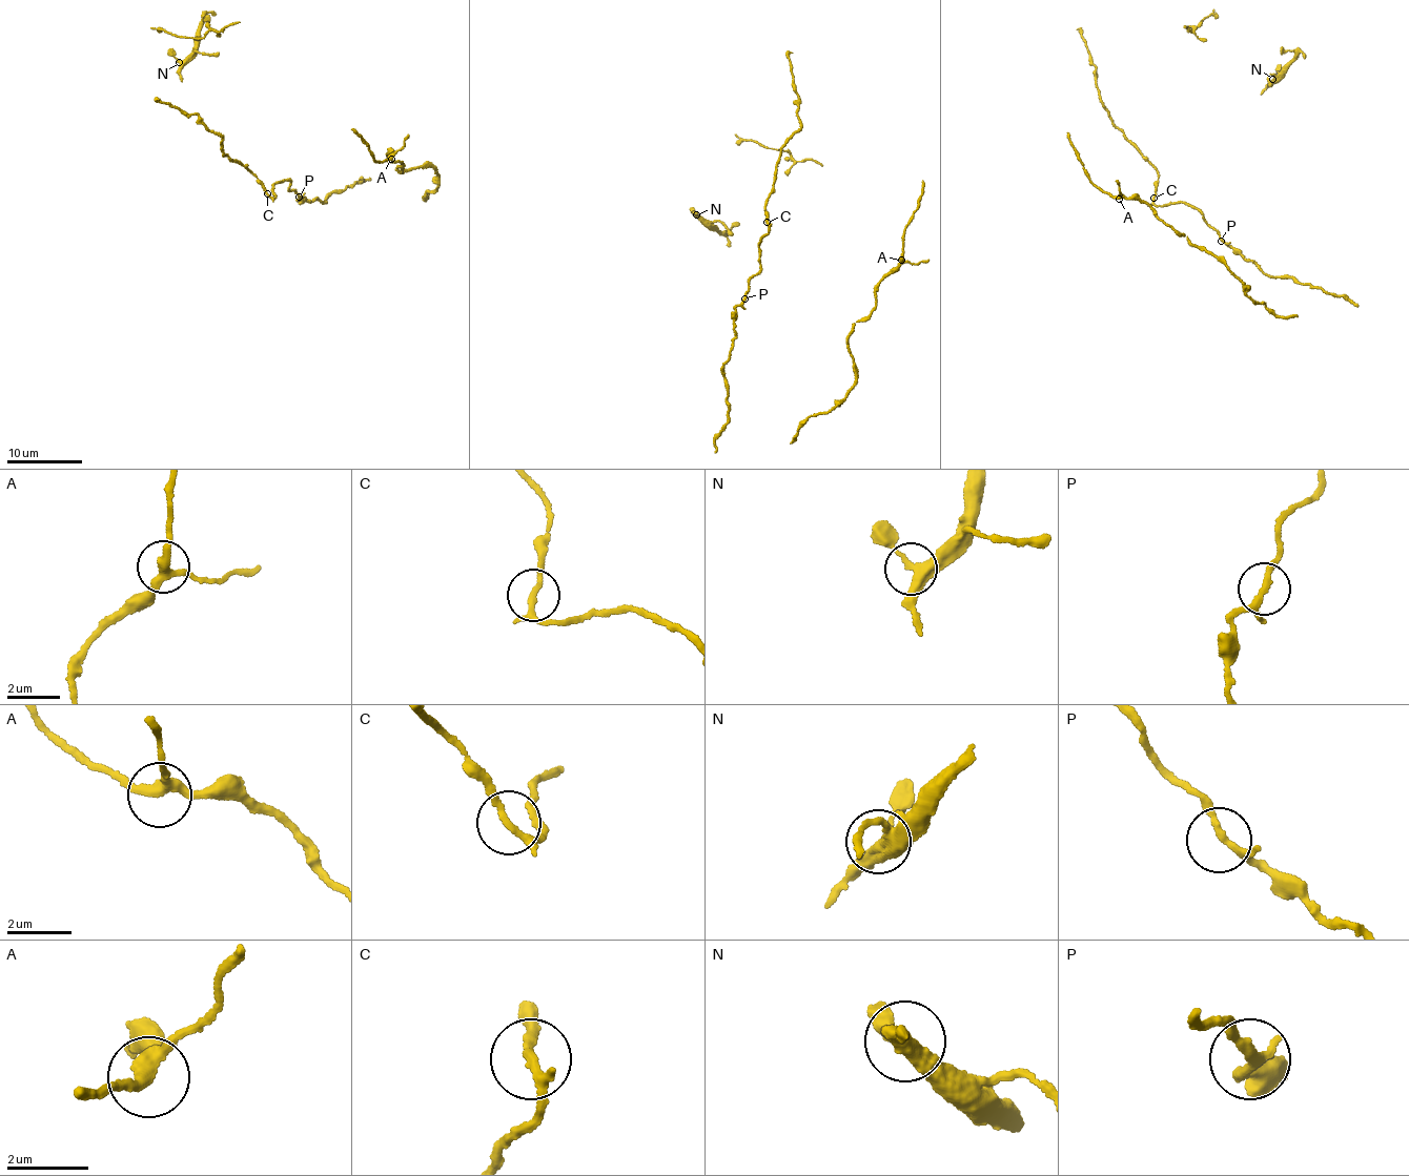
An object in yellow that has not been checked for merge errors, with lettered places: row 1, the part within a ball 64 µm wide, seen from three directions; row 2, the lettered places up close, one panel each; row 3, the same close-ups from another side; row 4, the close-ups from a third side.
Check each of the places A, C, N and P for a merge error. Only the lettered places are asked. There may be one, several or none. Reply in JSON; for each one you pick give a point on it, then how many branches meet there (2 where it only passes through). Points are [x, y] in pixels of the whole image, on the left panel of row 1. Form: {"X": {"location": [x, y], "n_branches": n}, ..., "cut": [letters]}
{"cut": []}

